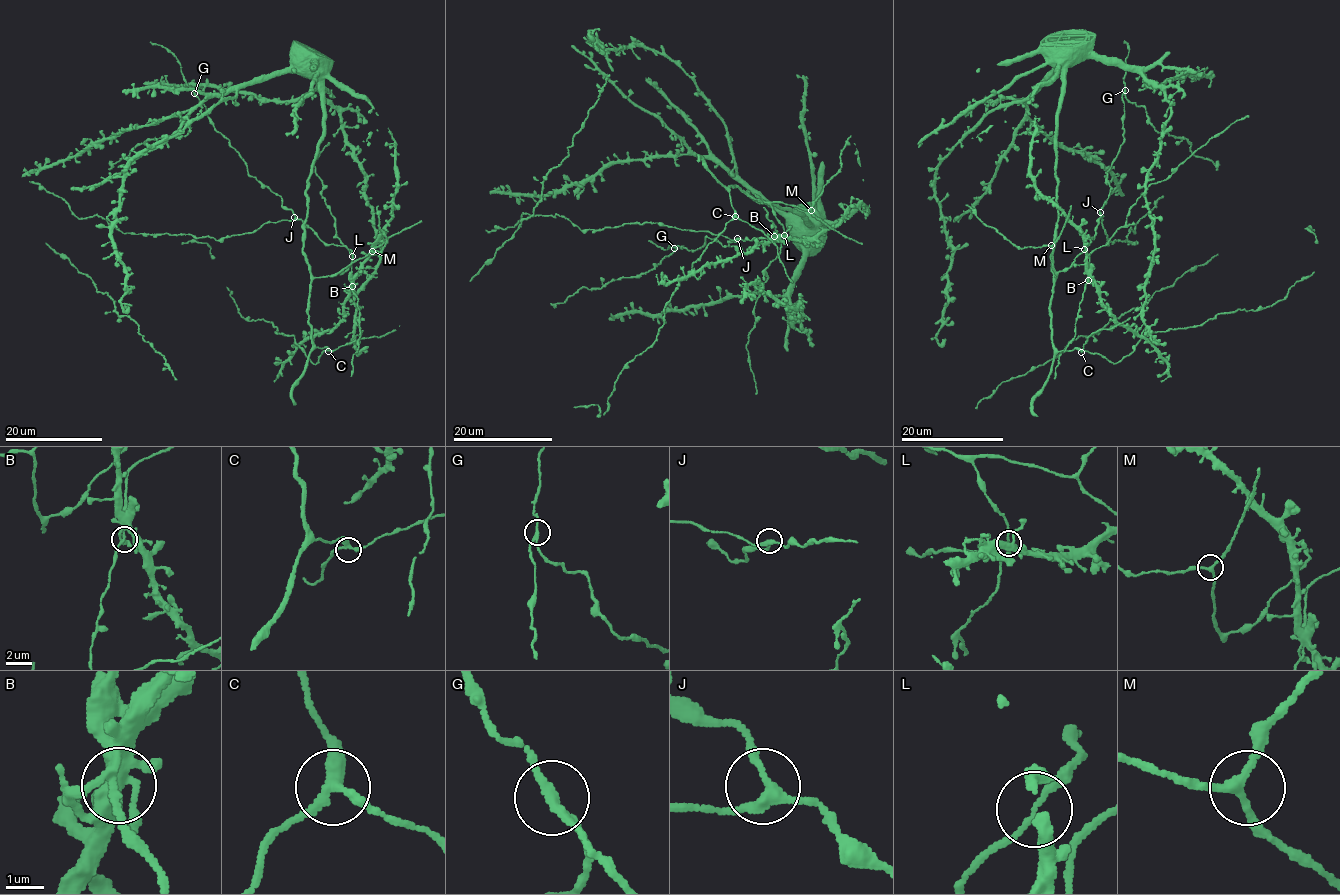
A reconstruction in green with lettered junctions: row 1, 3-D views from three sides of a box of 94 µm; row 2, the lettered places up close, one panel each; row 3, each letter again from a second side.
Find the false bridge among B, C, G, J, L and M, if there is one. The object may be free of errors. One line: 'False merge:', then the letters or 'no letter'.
False merge: G

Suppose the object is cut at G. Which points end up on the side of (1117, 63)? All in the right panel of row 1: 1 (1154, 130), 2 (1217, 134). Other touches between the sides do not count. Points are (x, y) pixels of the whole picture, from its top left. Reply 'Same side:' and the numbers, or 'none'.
Same side: 2

